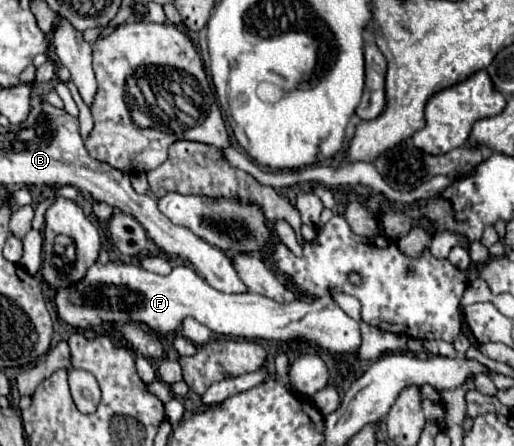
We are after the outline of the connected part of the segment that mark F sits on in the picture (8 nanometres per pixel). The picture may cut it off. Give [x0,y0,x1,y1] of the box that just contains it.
[55,263,361,355]

